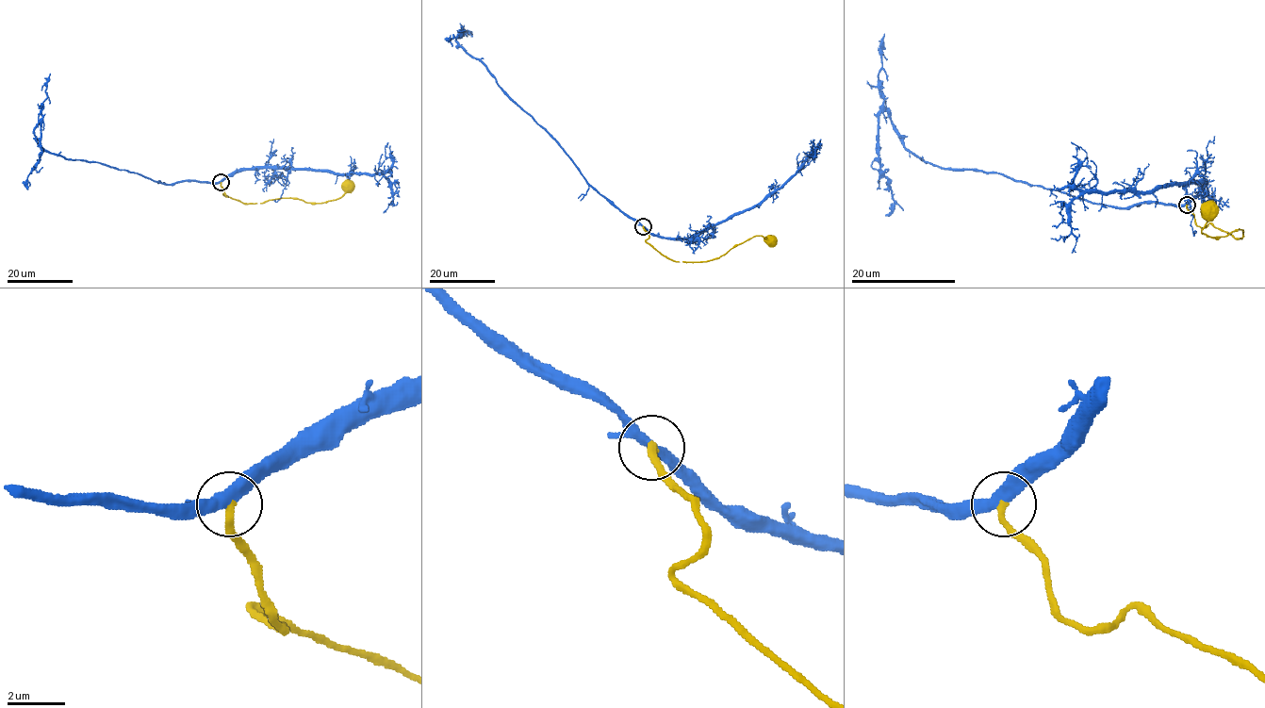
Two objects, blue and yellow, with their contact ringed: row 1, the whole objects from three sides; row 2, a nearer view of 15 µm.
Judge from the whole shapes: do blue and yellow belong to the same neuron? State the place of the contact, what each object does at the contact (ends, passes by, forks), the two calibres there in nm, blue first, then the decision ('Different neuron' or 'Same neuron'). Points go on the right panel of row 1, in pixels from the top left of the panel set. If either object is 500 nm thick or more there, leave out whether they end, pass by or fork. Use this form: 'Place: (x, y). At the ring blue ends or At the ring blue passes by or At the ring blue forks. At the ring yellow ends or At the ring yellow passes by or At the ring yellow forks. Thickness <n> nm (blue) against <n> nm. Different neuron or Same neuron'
Place: (1187, 205). At the ring blue forks. At the ring yellow ends. Thickness 320 nm (blue) against 240 nm. Same neuron

